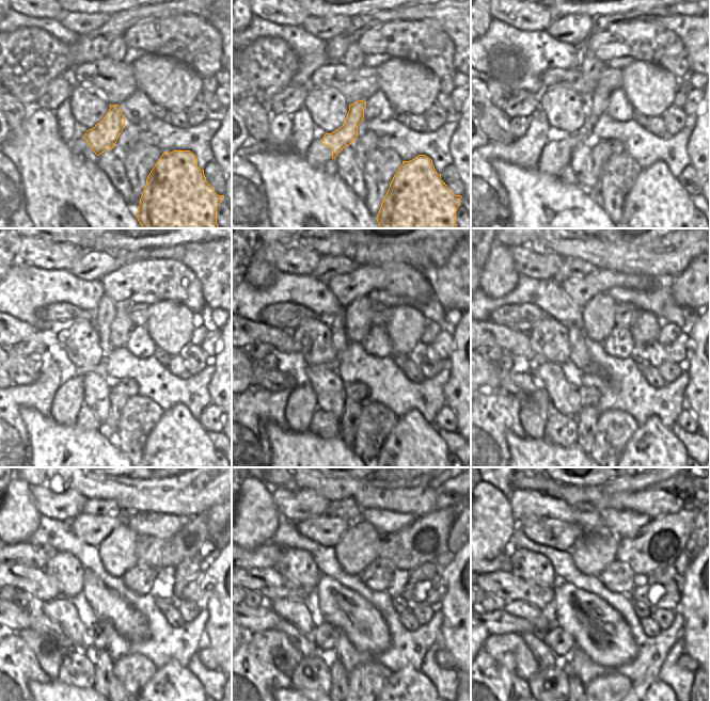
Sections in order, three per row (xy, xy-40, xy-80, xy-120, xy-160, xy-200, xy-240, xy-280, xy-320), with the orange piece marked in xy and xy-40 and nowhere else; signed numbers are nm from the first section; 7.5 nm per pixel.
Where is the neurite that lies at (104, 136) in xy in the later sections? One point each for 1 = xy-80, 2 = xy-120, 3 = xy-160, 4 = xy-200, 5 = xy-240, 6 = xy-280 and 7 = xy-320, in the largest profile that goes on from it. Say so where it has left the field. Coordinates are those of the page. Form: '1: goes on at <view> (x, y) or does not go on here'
1: goes on at xy-80 (600, 97)
2: goes on at xy-120 (121, 328)
3: goes on at xy-160 (359, 314)
4: goes on at xy-200 (598, 316)
5: goes on at xy-240 (119, 552)
6: goes on at xy-280 (359, 546)
7: goes on at xy-320 (592, 553)

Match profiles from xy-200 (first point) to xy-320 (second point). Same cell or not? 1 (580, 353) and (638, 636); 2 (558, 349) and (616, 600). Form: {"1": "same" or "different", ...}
{"1": "different", "2": "different"}

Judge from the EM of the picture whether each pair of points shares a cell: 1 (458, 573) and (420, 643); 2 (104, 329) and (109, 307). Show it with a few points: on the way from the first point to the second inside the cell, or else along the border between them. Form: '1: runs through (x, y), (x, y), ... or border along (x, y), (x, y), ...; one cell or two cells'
1: border along (440, 610), (442, 612), (441, 632); two cells
2: runs through (104, 323), (105, 313); one cell

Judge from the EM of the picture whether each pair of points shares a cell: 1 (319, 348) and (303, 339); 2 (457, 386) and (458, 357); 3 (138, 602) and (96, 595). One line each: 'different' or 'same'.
1: same
2: same
3: different

